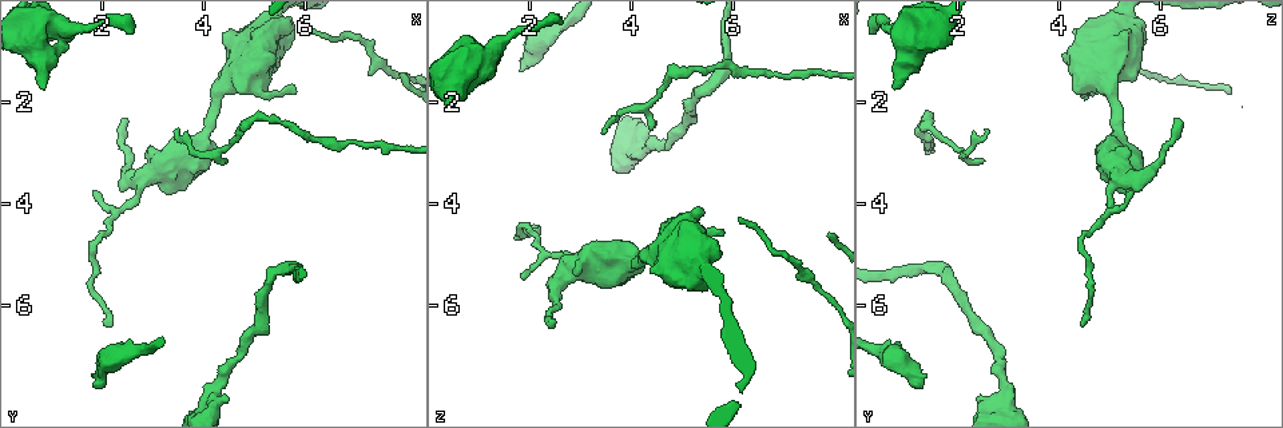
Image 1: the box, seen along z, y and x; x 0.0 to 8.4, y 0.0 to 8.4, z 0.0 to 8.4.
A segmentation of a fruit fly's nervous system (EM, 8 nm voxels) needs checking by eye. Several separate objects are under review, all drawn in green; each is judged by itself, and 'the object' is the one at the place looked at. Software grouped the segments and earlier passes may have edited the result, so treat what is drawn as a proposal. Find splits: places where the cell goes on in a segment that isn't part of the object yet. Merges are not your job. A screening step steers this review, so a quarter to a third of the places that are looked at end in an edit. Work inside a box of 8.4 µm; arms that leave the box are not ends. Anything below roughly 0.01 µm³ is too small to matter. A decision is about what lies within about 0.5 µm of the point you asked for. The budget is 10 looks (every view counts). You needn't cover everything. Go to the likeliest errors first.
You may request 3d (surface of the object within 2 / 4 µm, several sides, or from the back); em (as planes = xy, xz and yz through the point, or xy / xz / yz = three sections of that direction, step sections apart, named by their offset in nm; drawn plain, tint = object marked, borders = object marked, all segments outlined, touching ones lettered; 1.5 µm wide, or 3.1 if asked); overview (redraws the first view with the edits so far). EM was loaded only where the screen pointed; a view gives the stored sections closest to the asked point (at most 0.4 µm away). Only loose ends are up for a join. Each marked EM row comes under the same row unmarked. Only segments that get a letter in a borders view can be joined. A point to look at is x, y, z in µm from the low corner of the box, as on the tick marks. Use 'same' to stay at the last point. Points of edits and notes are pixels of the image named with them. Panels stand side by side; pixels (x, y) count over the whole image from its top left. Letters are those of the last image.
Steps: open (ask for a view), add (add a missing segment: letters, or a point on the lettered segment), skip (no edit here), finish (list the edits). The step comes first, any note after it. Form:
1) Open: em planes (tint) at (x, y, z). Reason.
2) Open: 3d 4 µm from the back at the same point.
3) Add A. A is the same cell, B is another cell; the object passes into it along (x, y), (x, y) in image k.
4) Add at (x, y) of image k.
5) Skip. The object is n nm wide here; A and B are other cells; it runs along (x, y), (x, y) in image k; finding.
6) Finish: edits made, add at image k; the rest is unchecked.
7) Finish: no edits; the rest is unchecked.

Open: 3d 4 µm at (1.85, 7.30, 1.35). An open end.

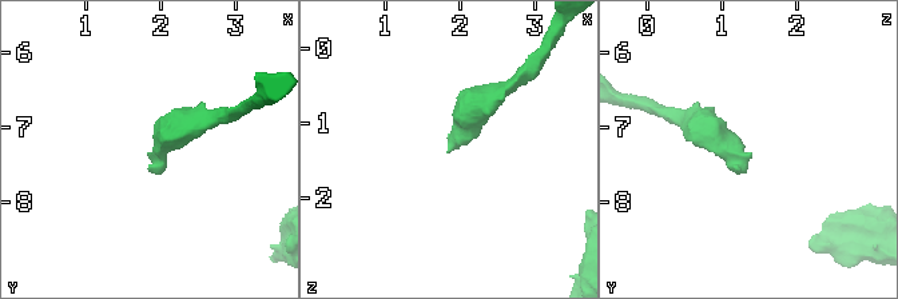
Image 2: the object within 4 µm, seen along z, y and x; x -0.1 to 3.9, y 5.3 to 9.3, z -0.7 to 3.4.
Open: em planes (borders) at (1.85, 7.35, 1.40). Now the EM.

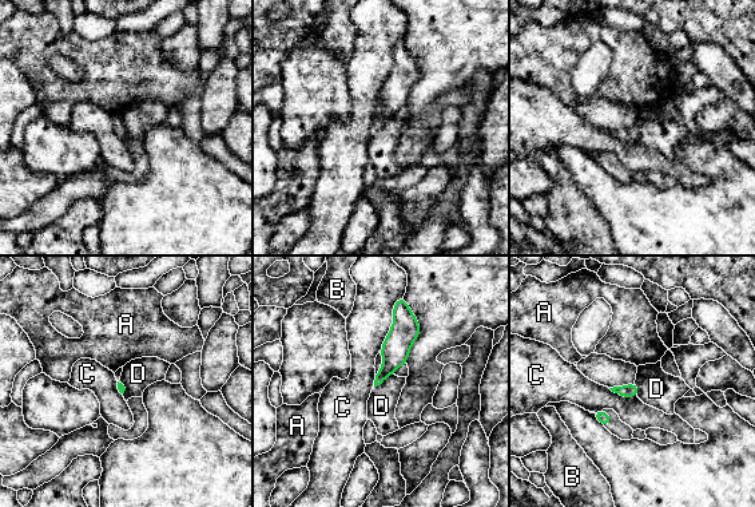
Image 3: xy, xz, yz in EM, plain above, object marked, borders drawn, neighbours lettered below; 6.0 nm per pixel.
Skip. The longest contact is with C, 360 nm; A, B, C and D are other cells; none of them fits.

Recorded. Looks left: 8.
Open: 3d 2 µm from the back at (0.95, 1.70, 0.70). Branch stops here.

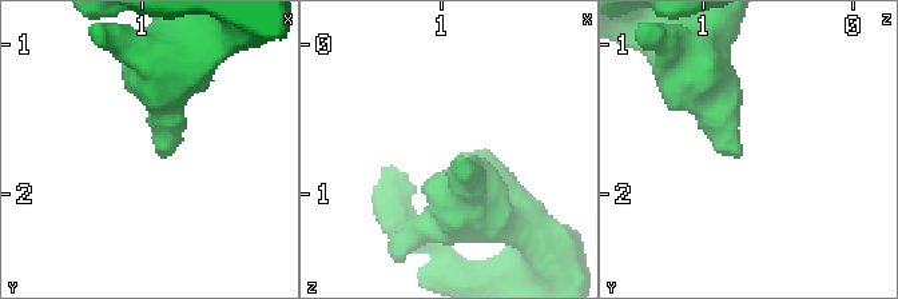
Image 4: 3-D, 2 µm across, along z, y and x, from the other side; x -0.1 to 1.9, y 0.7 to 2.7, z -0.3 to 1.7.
Open: em planes (borders) at (0.90, 1.70, 0.76). Now the EM.

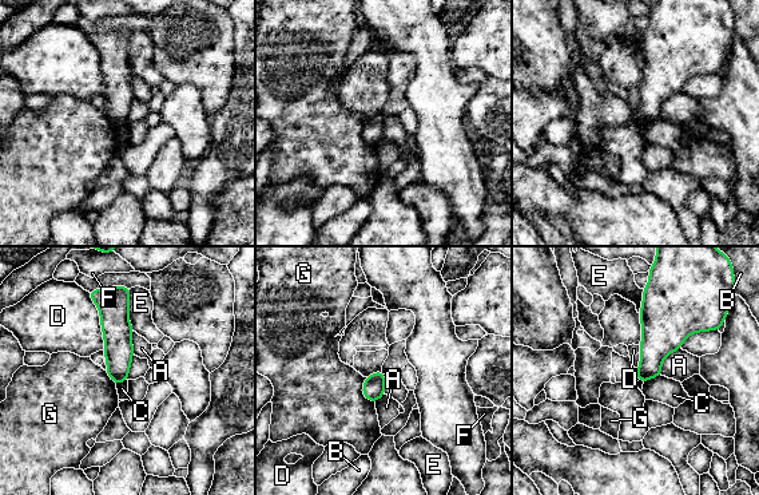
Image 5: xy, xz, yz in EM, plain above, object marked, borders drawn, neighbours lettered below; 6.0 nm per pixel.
Skip. A, B, C, D, E, F and G are other cells; a border runs along (660, 375), (643, 381) in image 5; none of them fits.

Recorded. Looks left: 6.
Open: 3d 4 µm at (4.55, 7.90, 2.40). Free end.

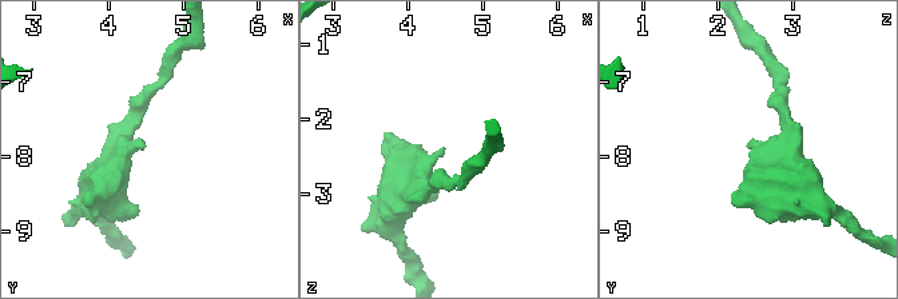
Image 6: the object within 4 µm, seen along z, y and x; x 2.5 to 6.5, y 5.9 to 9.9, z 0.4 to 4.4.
Open: em xz step 4 (borders) at (4.45, 7.85, 2.40).

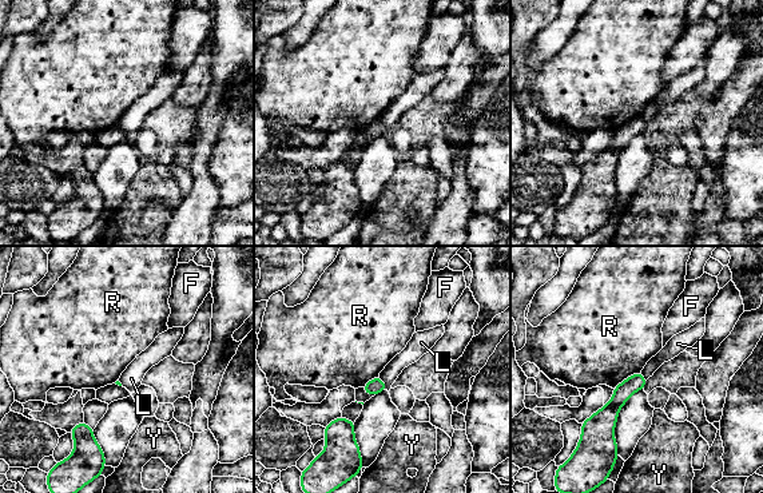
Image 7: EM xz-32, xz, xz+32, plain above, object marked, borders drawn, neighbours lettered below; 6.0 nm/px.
Skip. F, L, R and Y are other cells; it runs along (639, 376), (607, 416), (608, 448) in image 7; no lettered segment goes on from it.

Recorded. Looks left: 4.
Open: em xy step 8 (tint) at (3.45, 2.55, 2.55). Tapers out.

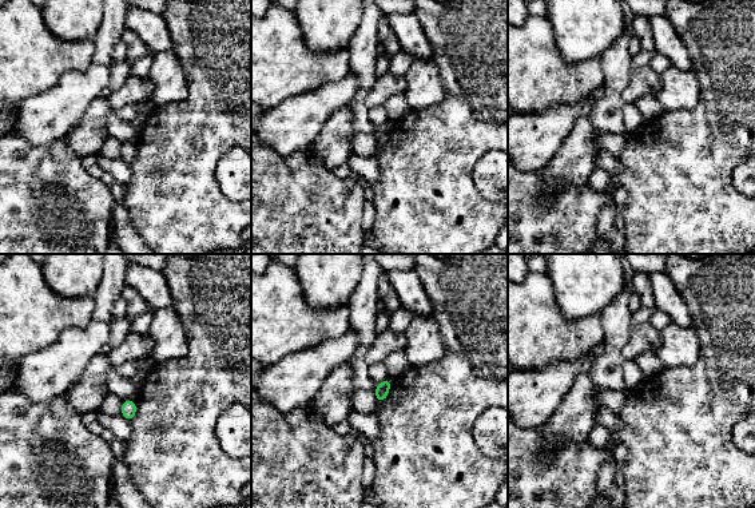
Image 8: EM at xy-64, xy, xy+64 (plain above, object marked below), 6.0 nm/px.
Open: em planes (borders) at the same point.

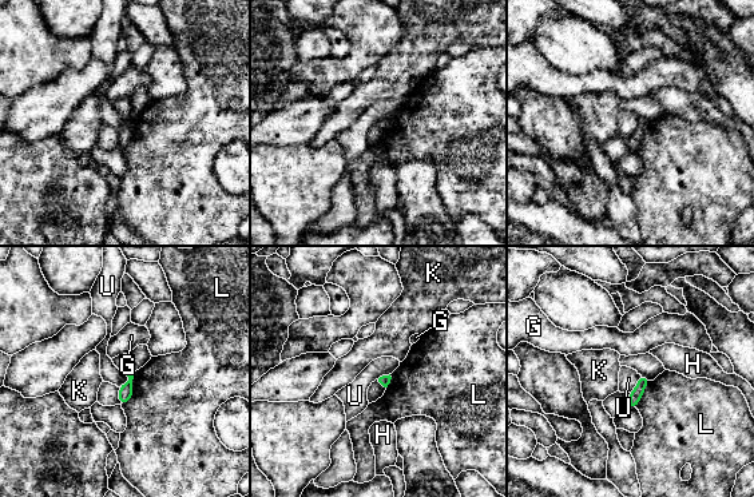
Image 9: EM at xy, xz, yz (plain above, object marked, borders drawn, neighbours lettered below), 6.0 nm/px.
Skip. G, H, K, L and U are other cells; a border runs along (639, 374), (638, 384), (630, 393) in image 9; no lettered segment goes on from it.

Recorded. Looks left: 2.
Finish: no edits; the rest is unchecked.

